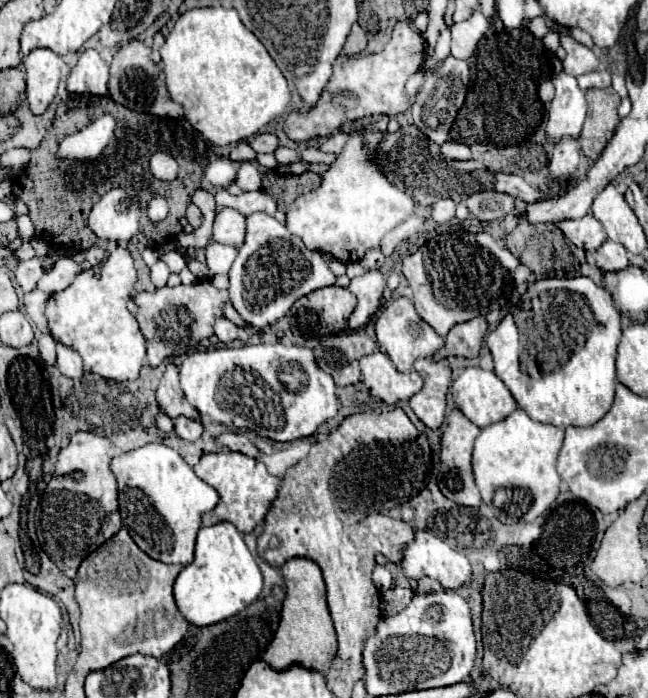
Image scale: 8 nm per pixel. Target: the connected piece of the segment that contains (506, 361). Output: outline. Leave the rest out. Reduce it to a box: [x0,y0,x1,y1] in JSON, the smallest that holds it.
[488,278,622,426]

